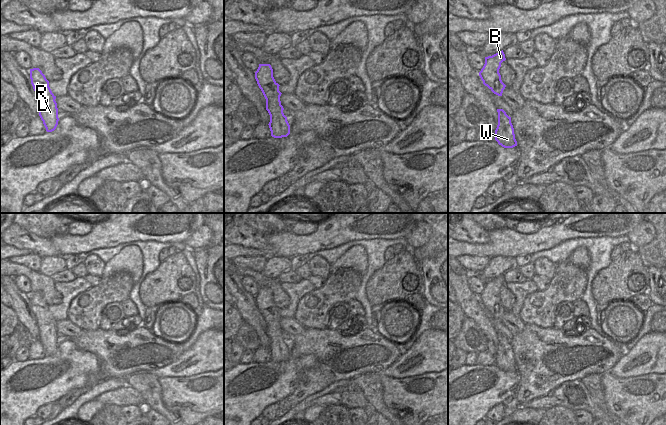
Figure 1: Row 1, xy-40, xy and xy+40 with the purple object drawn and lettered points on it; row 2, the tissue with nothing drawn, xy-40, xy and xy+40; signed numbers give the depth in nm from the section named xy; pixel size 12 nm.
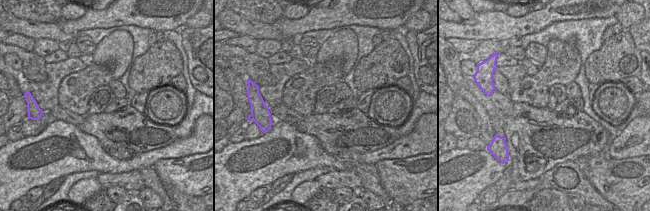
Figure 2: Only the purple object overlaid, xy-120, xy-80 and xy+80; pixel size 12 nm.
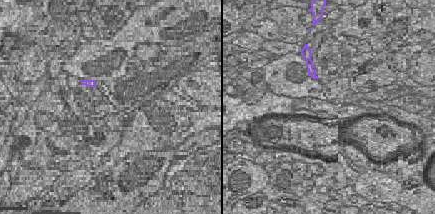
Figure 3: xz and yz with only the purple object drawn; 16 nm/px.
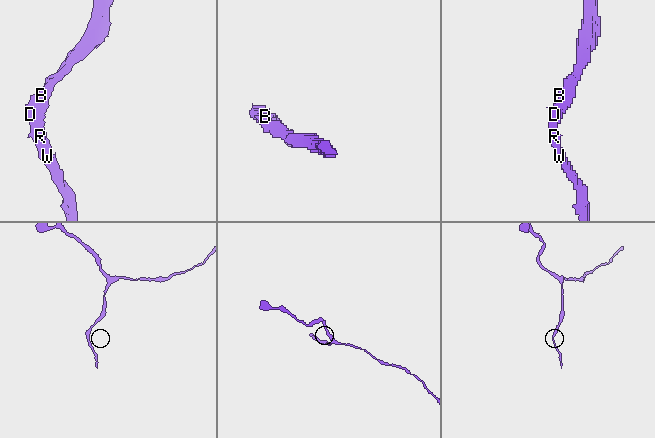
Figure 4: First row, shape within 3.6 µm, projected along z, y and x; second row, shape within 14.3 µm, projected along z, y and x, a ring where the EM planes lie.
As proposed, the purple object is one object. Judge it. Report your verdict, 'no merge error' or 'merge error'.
no merge error

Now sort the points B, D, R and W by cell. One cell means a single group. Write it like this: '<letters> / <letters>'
B D R W

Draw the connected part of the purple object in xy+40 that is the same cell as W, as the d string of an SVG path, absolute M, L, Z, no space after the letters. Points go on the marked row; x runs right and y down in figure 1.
M497 109L498 125L495 130L495 140L504 148L517 146L514 128L509 117L503 109Z

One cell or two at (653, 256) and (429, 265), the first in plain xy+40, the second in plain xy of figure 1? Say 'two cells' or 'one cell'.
two cells

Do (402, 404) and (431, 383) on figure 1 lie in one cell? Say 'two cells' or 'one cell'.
one cell

